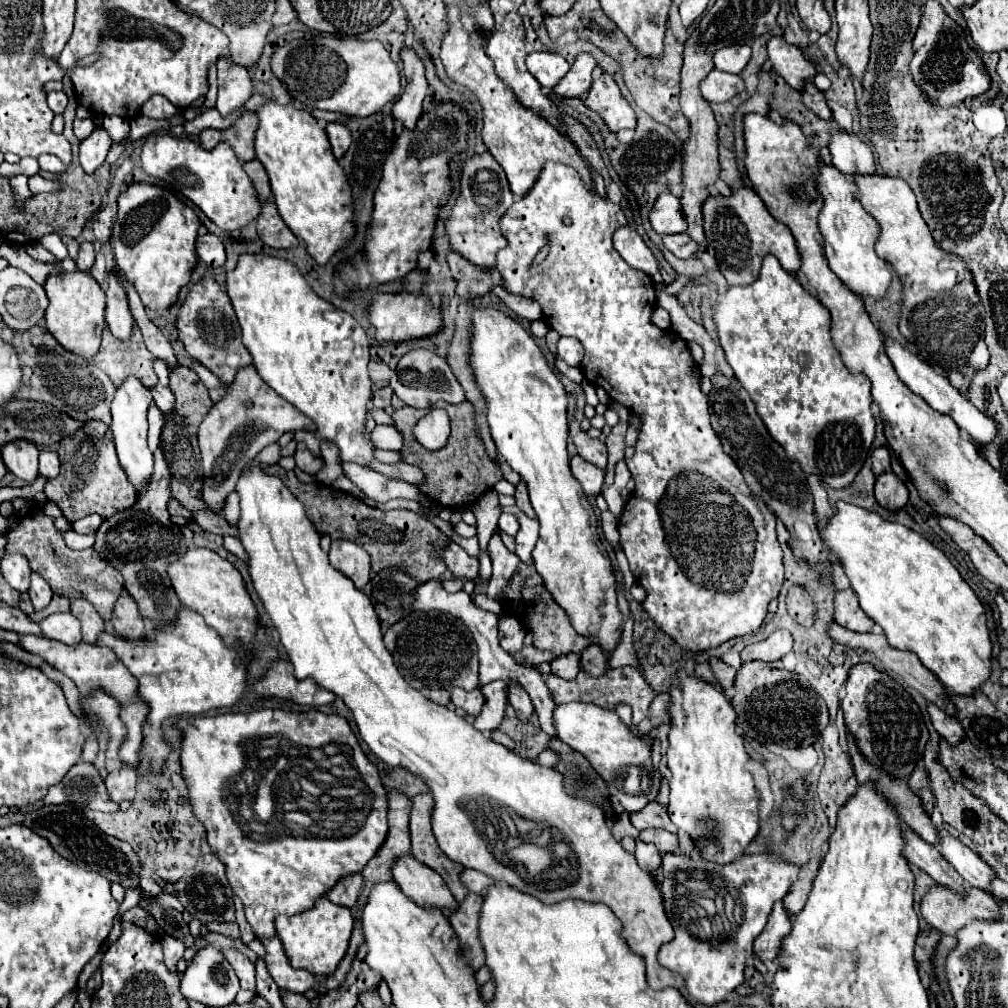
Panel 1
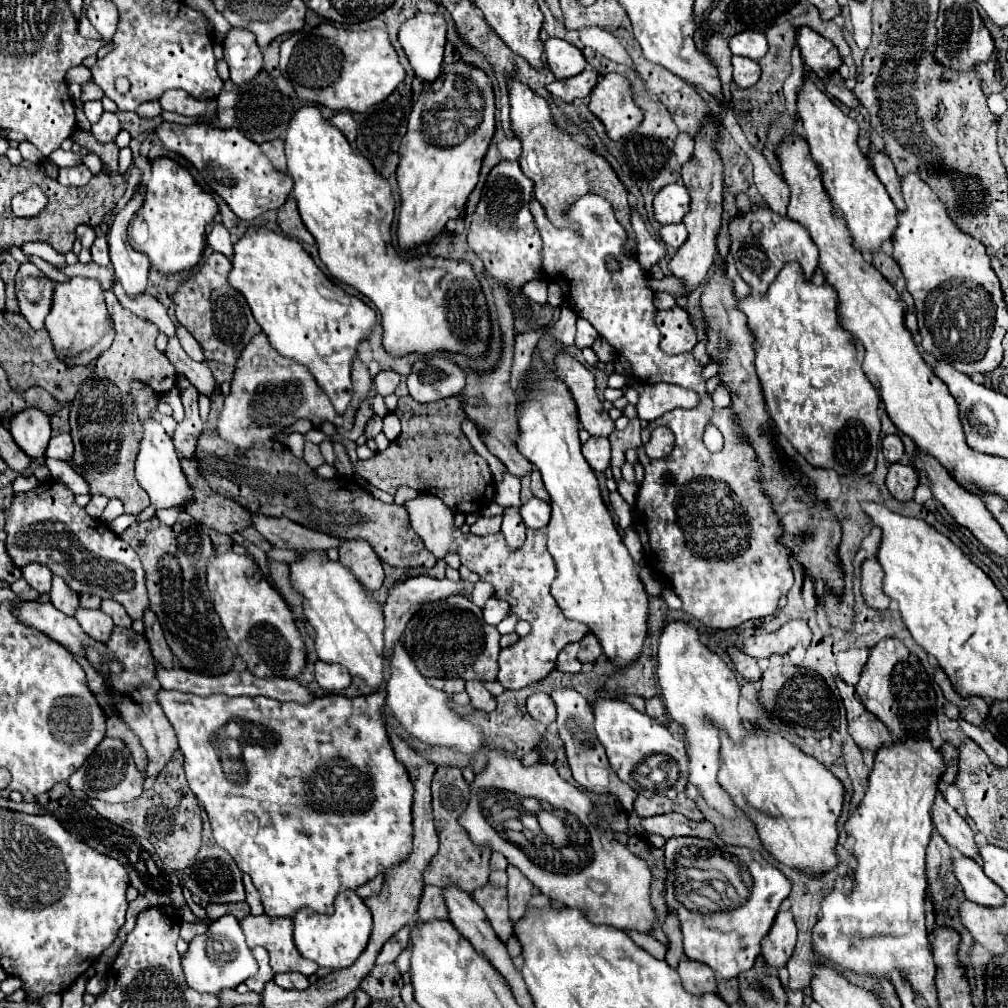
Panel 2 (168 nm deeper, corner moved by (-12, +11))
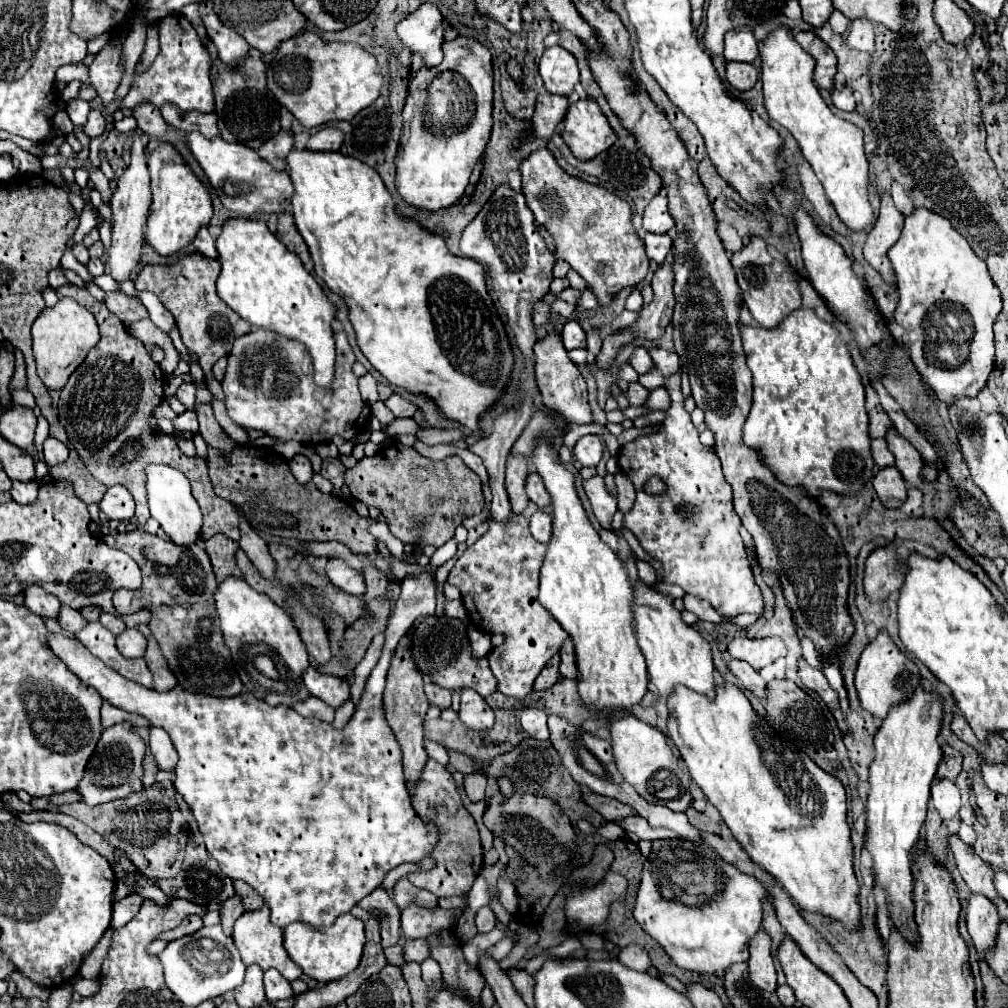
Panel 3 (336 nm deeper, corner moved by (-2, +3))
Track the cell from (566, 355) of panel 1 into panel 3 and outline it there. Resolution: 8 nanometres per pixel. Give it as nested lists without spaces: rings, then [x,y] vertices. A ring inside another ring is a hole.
[[[567,320],[563,326],[563,344],[567,350],[575,350],[575,348],[587,348],[585,342],[585,330],[581,328],[581,324],[577,320]]]

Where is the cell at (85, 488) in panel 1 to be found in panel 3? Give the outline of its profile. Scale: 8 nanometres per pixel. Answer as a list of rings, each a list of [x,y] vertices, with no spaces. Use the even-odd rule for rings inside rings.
[[[73,284],[55,288],[59,298],[73,298],[85,306],[97,320],[101,340],[95,348],[89,350],[83,364],[69,376],[67,384],[61,390],[59,400],[59,422],[67,430],[71,444],[77,448],[81,460],[91,470],[91,474],[109,486],[123,484],[135,498],[135,520],[145,524],[149,518],[147,494],[145,494],[145,464],[167,464],[181,470],[191,484],[193,498],[201,506],[203,525],[202,538],[211,538],[215,534],[227,534],[239,542],[239,516],[227,500],[221,500],[211,484],[207,474],[207,464],[201,458],[189,458],[177,448],[173,434],[159,432],[149,426],[149,418],[155,408],[163,402],[163,380],[165,374],[157,362],[149,356],[143,342],[133,338],[123,322],[107,310],[107,306],[95,300],[87,290]]]

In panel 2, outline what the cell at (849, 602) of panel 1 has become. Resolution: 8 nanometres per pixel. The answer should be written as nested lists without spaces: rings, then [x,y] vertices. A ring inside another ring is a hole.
[[[869,558],[861,566],[861,594],[865,604],[875,610],[887,610],[891,600],[883,594],[883,570],[875,558]]]

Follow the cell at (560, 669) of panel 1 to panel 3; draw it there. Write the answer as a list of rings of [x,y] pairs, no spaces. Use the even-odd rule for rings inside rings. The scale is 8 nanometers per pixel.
[[[553,656],[549,660],[549,664],[541,670],[541,674],[537,676],[535,684],[533,684],[533,690],[547,690],[551,688],[557,680],[559,680],[559,656]]]

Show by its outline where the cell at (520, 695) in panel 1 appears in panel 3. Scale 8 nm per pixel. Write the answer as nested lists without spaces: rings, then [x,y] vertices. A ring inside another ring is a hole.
[[[525,708],[521,714],[521,726],[531,738],[535,740],[549,740],[549,728],[547,728],[547,714],[537,708]]]

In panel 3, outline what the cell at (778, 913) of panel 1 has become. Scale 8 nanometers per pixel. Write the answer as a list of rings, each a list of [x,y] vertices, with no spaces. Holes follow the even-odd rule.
[[[759,930],[749,942],[749,954],[751,956],[747,964],[749,964],[751,982],[765,992],[775,992],[777,976],[775,976],[775,964],[771,958],[771,940],[763,930]]]

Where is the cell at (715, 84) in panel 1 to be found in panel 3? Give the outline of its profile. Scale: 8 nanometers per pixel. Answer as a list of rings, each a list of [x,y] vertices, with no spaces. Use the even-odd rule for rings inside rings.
[[[727,62],[727,82],[737,90],[751,90],[757,84],[759,72],[751,62]]]

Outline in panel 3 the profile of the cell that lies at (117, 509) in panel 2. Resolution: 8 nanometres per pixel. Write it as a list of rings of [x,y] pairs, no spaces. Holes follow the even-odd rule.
[[[113,486],[107,490],[99,506],[111,520],[129,520],[135,510],[131,492],[125,486]]]

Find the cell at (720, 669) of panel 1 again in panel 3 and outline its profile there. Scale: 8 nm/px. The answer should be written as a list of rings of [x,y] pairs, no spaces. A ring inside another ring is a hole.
[[[731,660],[729,662],[729,668],[731,672],[737,676],[739,684],[745,688],[745,690],[751,690],[757,698],[765,698],[767,696],[767,682],[757,674],[757,670],[753,670],[747,662],[741,662],[741,660]]]

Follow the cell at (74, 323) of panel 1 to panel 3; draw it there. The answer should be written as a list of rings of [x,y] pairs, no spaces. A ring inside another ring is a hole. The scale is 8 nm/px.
[[[71,298],[59,300],[53,308],[45,308],[33,328],[33,356],[37,362],[37,374],[49,390],[61,390],[65,380],[73,374],[73,370],[85,360],[87,352],[99,342],[99,328],[95,318],[87,308]]]

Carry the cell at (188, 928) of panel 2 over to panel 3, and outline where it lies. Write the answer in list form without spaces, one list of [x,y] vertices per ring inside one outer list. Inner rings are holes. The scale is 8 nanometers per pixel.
[[[187,916],[177,928],[173,928],[173,930],[169,930],[169,932],[163,932],[163,934],[157,936],[157,938],[159,938],[159,940],[177,940],[177,938],[181,938],[181,936],[187,936],[187,934],[197,932],[201,926],[203,926],[201,916]]]

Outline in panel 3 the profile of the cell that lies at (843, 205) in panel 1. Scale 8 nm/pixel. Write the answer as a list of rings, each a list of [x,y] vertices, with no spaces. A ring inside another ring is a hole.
[[[777,26],[763,40],[759,48],[759,70],[767,114],[793,134],[839,218],[855,232],[869,230],[875,216],[869,204],[869,162],[863,150],[863,132],[853,122],[835,116],[825,104],[813,82],[815,62],[795,42],[787,26]]]

